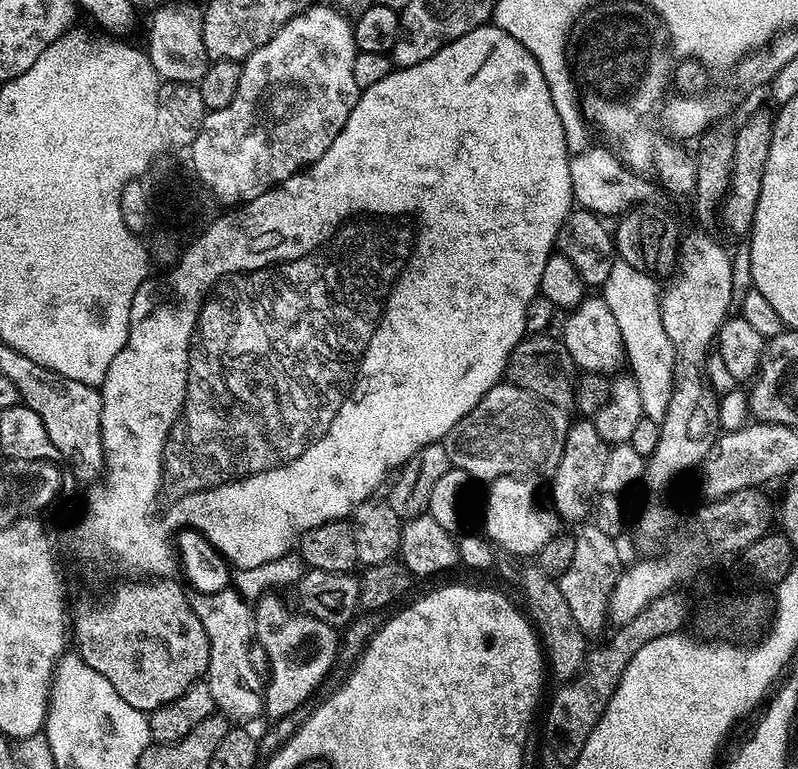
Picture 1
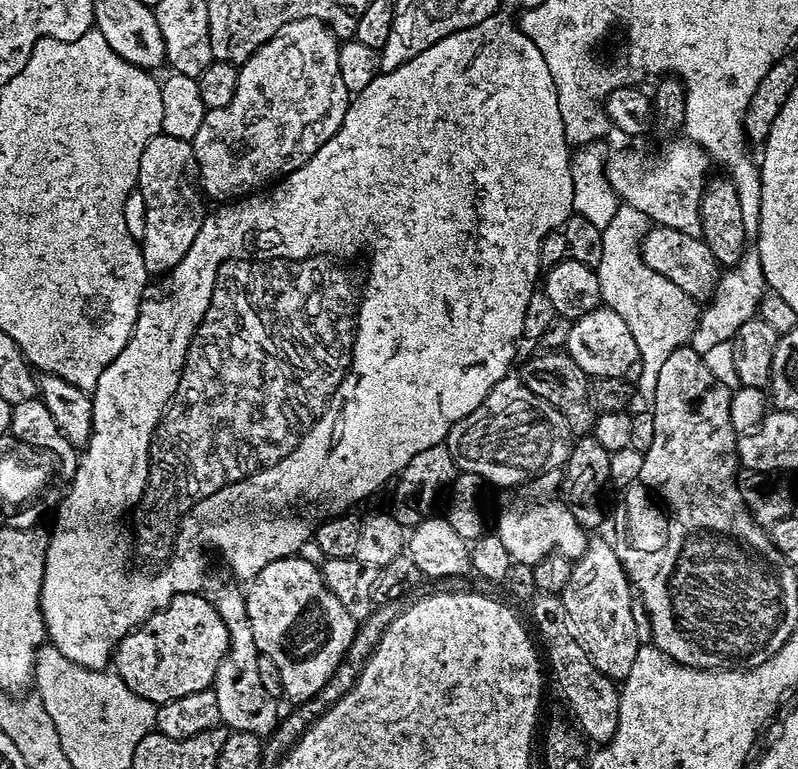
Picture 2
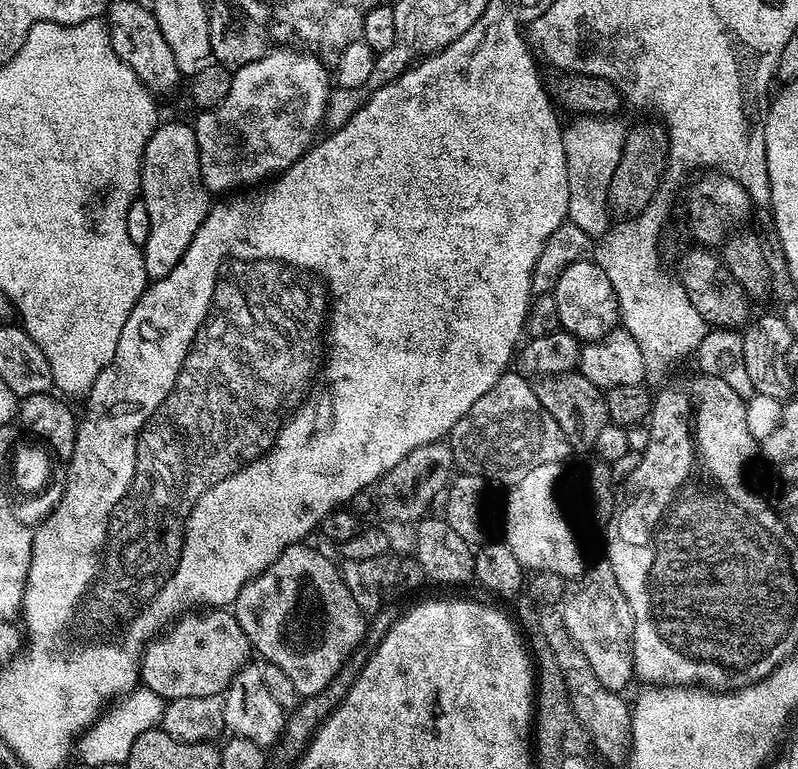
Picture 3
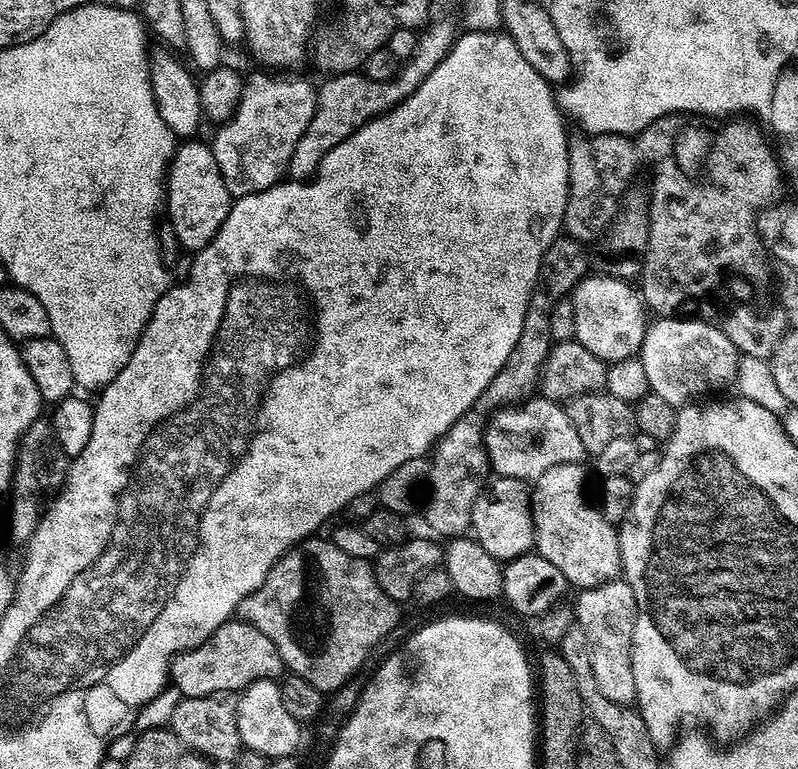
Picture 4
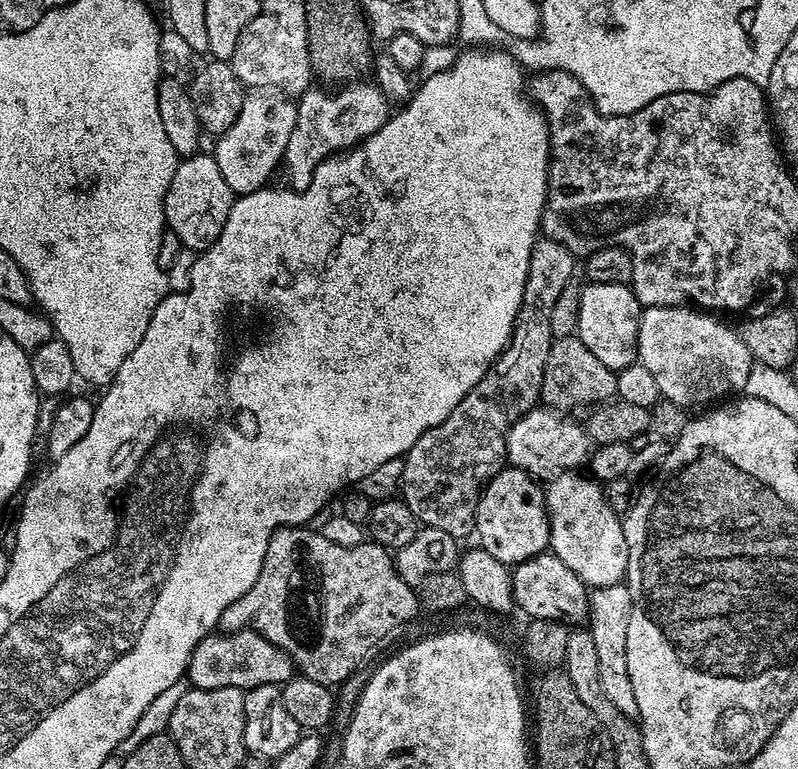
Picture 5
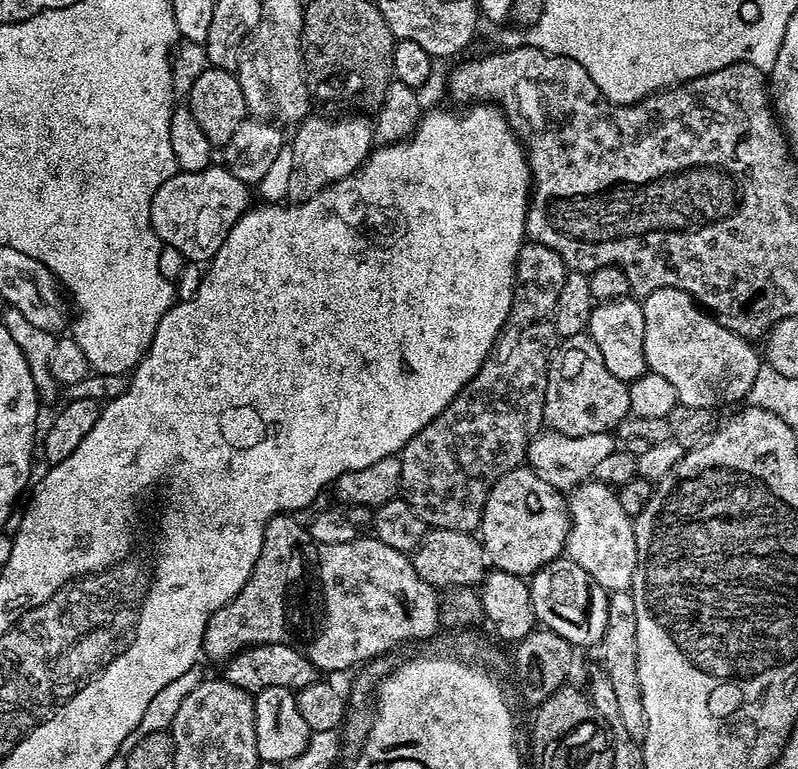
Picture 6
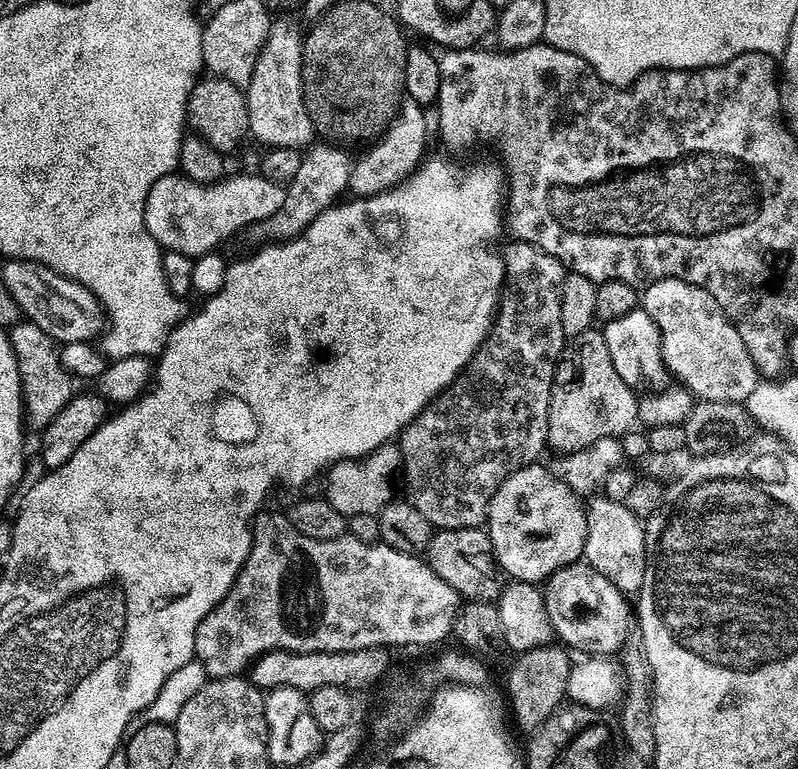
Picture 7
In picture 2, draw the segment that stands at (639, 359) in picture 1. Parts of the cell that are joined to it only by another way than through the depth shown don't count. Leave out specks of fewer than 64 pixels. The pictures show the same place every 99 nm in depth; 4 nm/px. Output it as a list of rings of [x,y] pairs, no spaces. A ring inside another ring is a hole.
[[[621,203],[610,224],[602,231],[602,258],[595,267],[601,301],[626,322],[626,330],[630,330],[638,345],[640,377],[634,380],[634,388],[645,402],[656,399],[658,373],[674,350],[689,343],[698,317],[697,301],[644,264],[642,241],[649,227],[646,214]]]

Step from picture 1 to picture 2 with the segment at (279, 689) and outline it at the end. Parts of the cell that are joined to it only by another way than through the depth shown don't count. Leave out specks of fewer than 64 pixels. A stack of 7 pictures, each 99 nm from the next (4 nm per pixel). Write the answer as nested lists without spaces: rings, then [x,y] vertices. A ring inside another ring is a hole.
[[[300,554],[282,558],[267,576],[268,580],[257,578],[246,588],[250,634],[254,634],[257,653],[268,655],[278,666],[283,695],[292,702],[309,700],[326,686],[342,662],[358,621],[329,590],[321,569],[304,561]]]

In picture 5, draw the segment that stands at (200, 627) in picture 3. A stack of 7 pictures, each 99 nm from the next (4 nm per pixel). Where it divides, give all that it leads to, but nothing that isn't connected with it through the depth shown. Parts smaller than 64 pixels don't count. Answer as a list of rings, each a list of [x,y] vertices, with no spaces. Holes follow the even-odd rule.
[[[248,628],[241,632],[210,634],[192,651],[186,679],[193,688],[218,690],[219,688],[257,688],[283,686],[294,676],[292,659],[274,642],[262,638]]]

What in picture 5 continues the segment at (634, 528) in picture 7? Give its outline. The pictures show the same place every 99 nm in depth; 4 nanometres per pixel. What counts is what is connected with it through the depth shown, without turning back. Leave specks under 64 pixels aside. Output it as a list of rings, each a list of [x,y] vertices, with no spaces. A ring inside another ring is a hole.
[[[562,475],[547,485],[550,552],[566,562],[589,589],[614,586],[625,579],[628,570],[624,526],[618,513],[608,505],[605,489],[595,479],[580,475]]]

